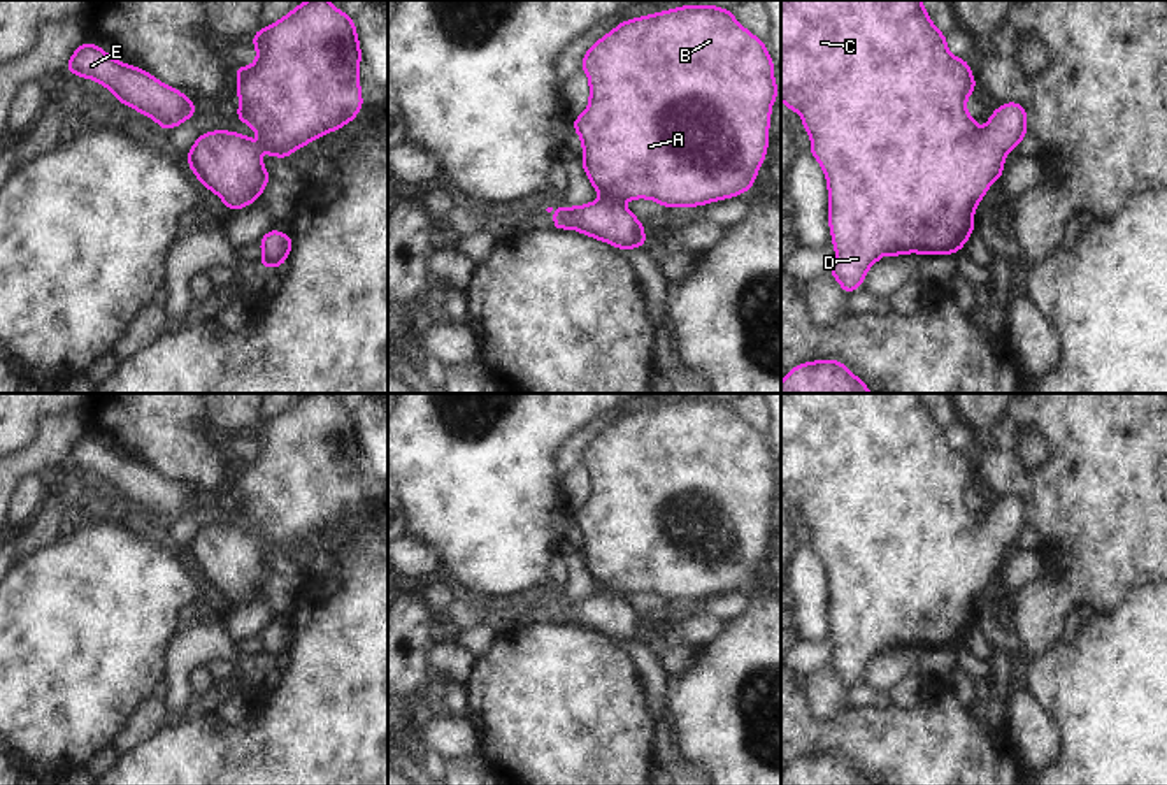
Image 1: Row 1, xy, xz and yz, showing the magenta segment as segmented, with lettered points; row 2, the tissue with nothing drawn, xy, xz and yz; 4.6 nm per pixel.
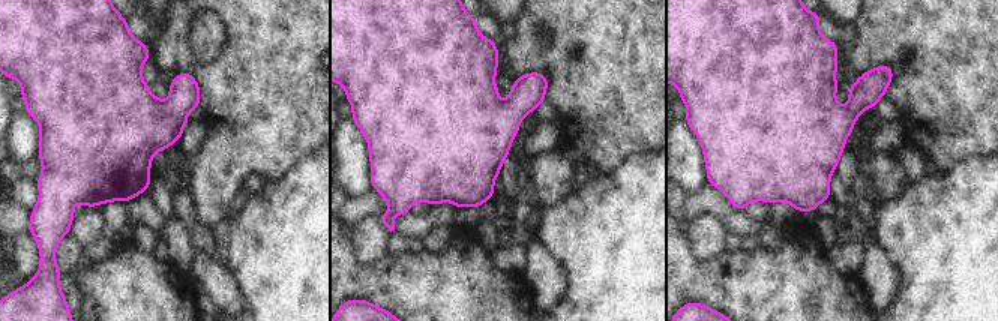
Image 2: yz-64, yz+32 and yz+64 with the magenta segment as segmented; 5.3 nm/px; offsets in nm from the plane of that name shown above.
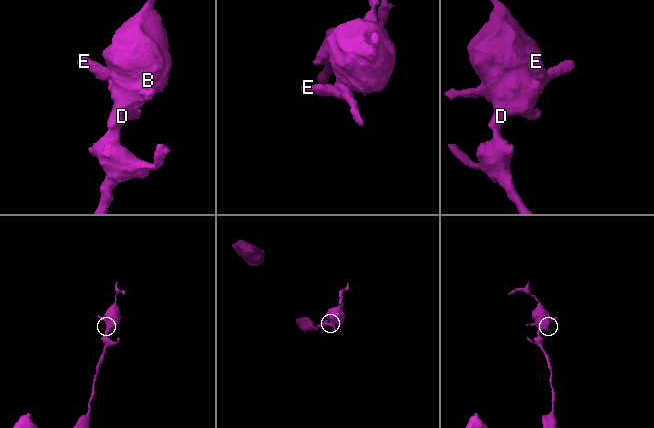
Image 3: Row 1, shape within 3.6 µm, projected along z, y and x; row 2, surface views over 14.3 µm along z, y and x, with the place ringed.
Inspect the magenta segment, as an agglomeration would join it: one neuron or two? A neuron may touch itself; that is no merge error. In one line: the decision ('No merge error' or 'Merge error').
No merge error

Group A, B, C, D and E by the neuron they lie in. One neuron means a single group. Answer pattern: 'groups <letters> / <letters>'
groups A B C D E

